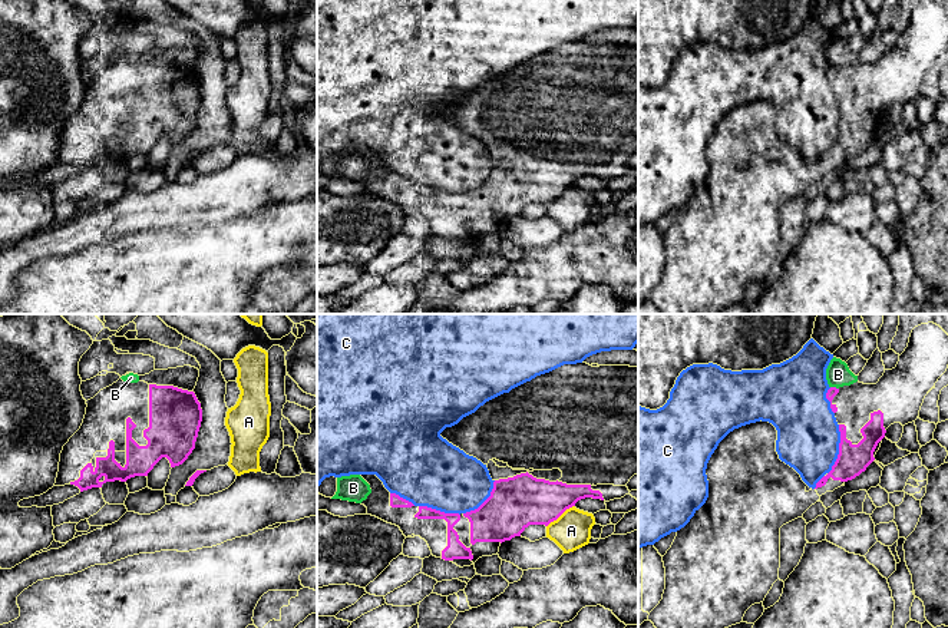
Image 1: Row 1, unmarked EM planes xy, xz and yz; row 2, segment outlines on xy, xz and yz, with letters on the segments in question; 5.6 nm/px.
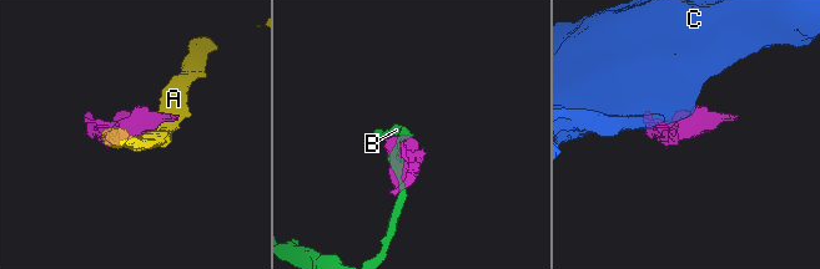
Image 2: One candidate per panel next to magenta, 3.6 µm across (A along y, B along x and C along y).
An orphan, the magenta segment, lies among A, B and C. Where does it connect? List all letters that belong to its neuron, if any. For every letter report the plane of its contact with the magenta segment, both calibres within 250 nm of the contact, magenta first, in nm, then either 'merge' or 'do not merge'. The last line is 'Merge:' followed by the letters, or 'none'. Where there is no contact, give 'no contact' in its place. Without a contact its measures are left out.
A: xz | 280/220 nm | do not merge
B: yz | 60/140 nm | do not merge
C: yz | 170/360 nm | do not merge
Merge: none

